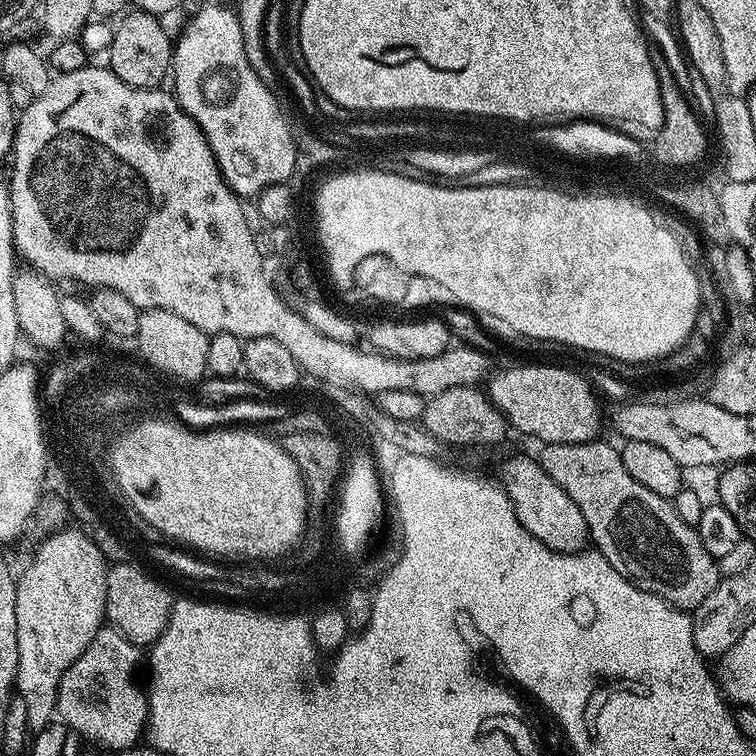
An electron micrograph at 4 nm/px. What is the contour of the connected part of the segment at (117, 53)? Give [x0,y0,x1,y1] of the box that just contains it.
[106,10,174,88]

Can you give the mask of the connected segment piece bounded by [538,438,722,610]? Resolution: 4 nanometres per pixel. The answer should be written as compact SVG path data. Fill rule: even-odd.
M603 439L587 440L585 444L546 444L539 450L538 459L541 466L570 494L570 502L582 510L582 518L588 527L588 534L595 551L618 570L637 588L646 590L658 598L662 598L674 608L695 610L721 582L720 566L712 557L710 550L702 546L702 538L695 527L682 518L678 518L678 510L672 500L654 494L654 490L646 490L642 482L634 482L630 478L630 470L620 457L620 448L611 448L603 444Z

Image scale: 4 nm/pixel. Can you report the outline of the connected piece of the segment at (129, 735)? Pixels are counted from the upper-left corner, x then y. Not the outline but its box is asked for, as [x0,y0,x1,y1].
[55,628,148,754]

